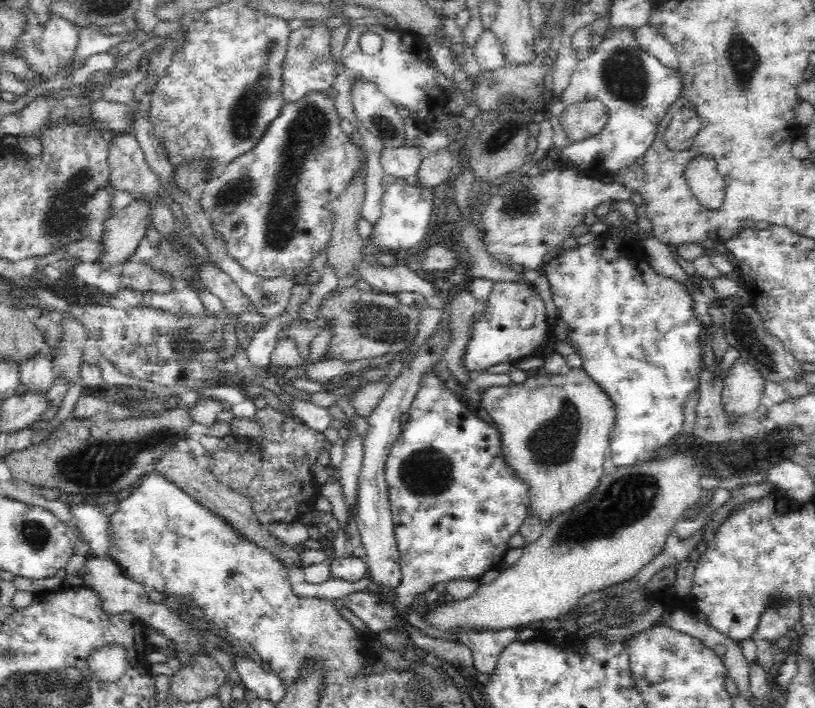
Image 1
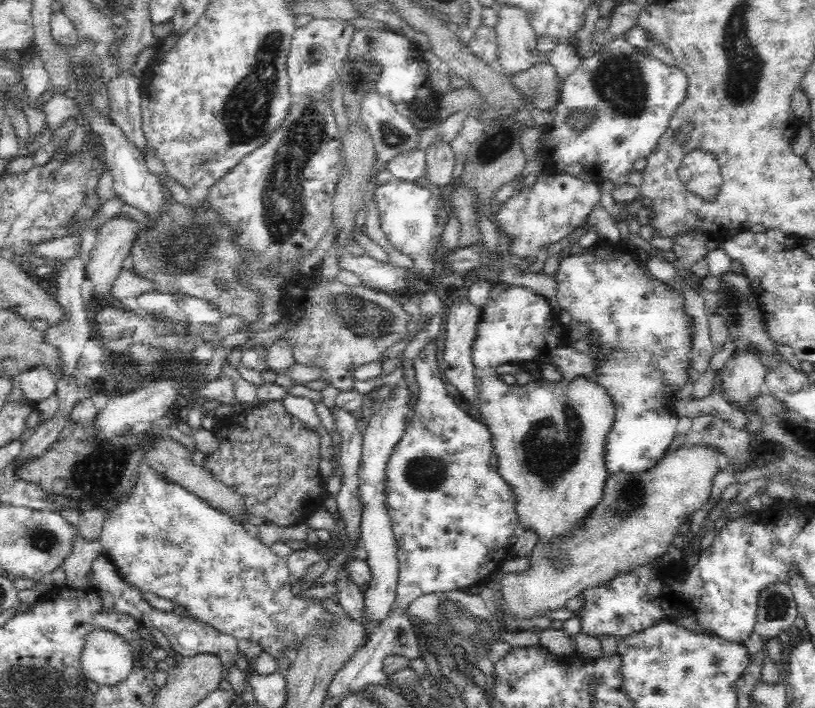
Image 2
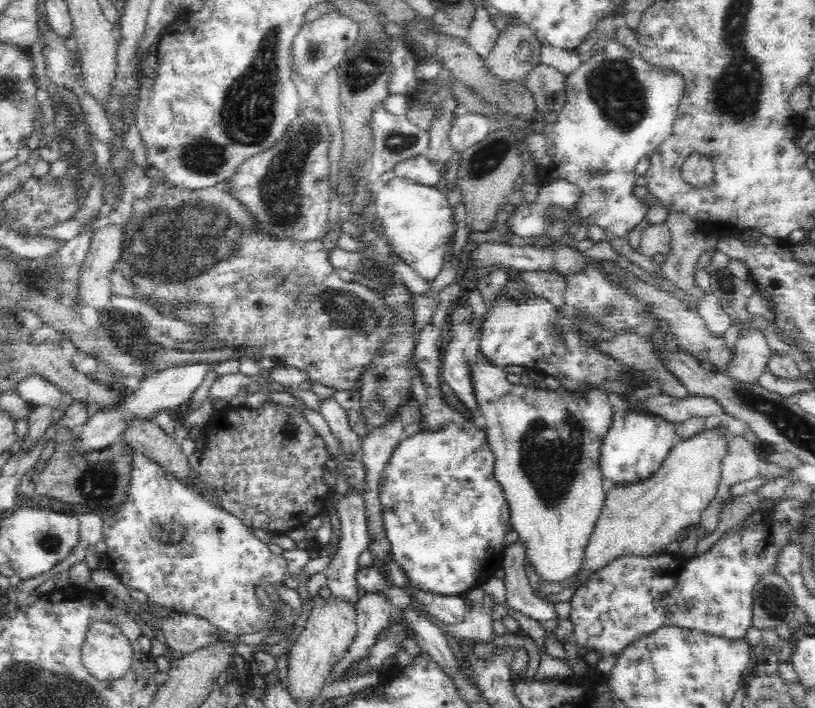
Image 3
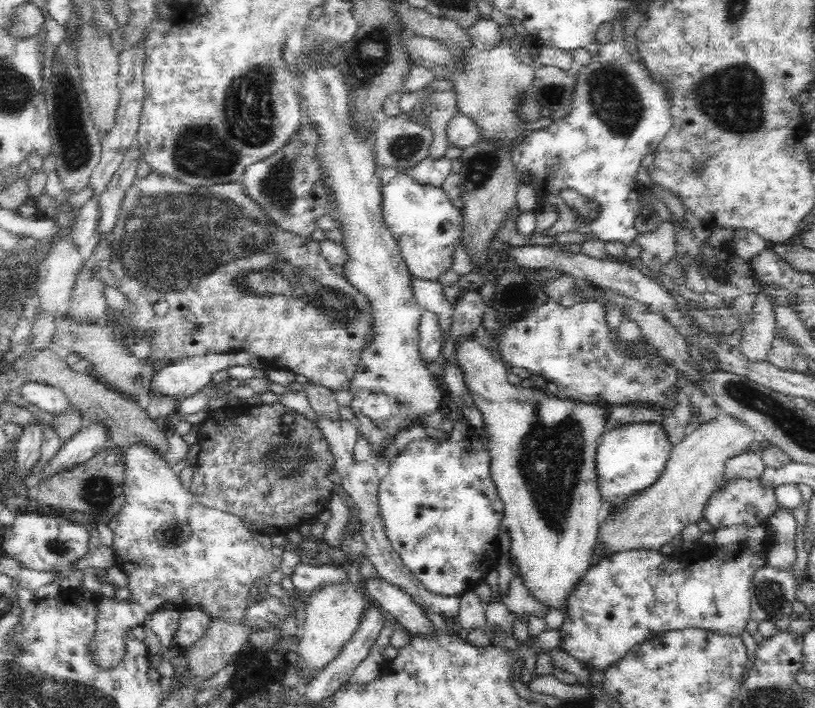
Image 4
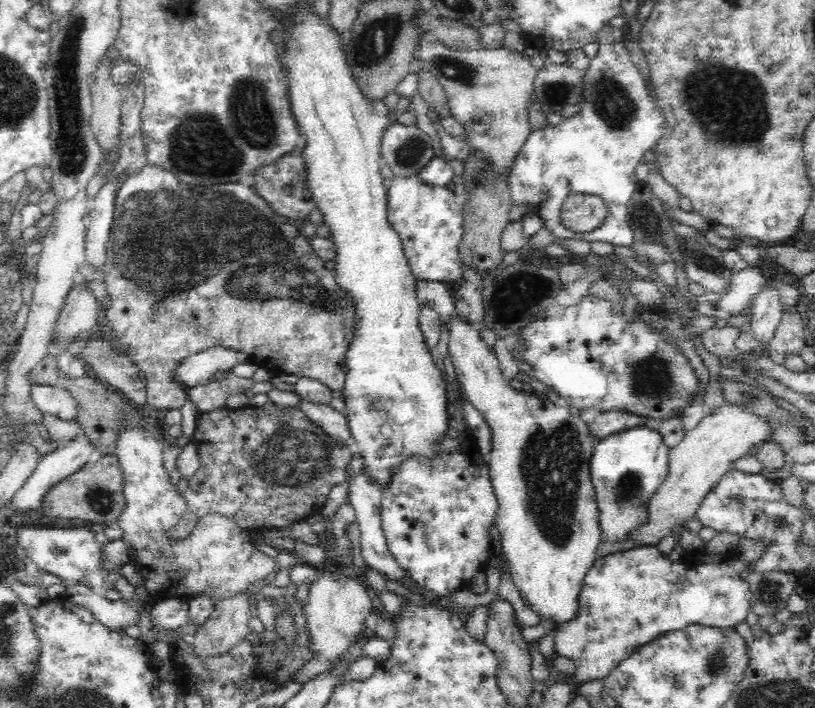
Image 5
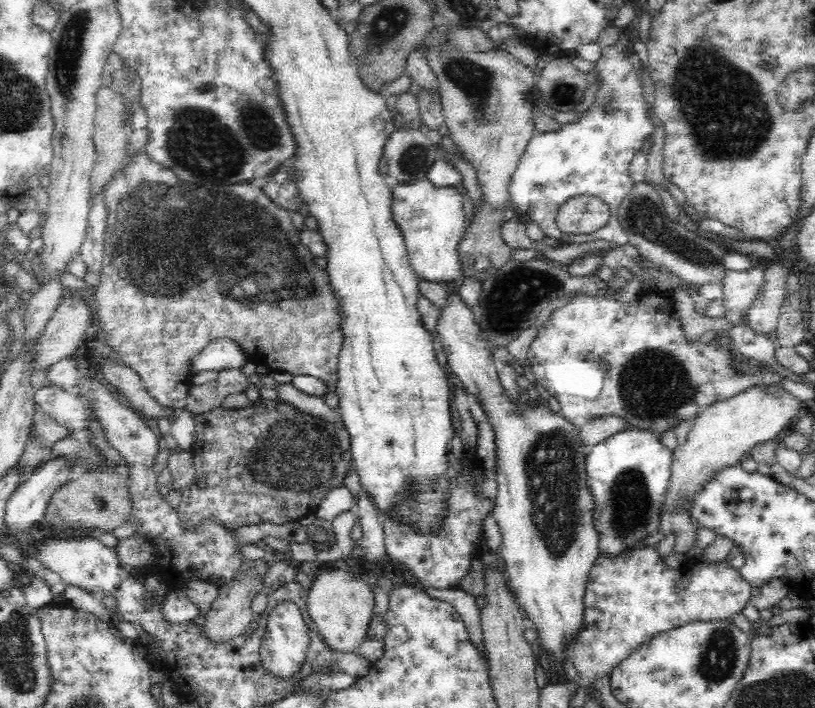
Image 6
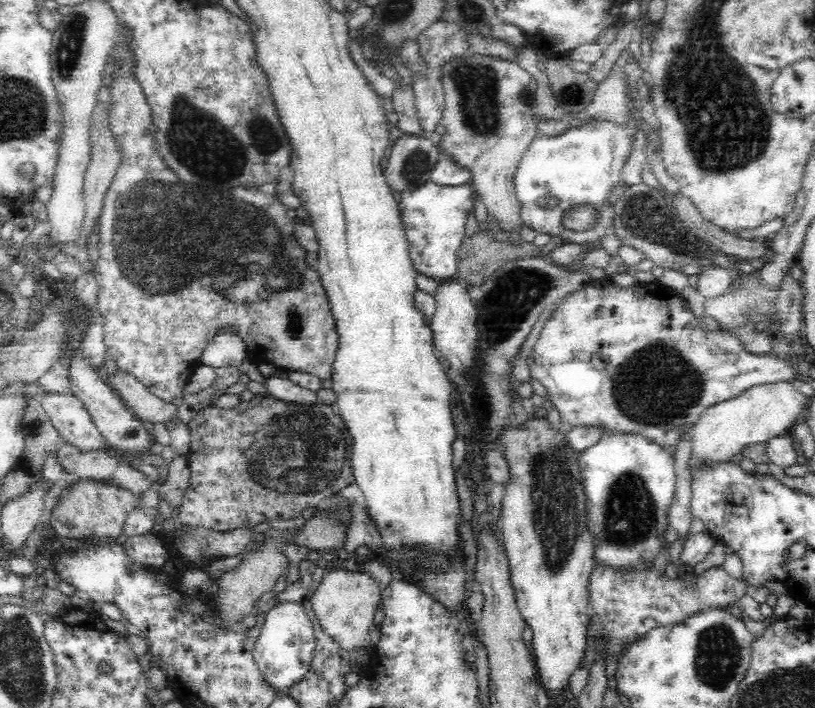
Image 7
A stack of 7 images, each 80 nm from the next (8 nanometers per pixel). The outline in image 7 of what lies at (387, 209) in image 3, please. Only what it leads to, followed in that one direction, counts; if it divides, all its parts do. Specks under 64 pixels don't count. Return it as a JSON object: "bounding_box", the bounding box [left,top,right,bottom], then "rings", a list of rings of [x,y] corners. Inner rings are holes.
{"bounding_box":[398,180,476,280],"rings":[[[428,180],[424,186],[412,192],[404,192],[398,200],[400,217],[404,224],[405,239],[409,246],[409,257],[420,274],[436,280],[447,280],[457,276],[457,252],[465,236],[464,226],[476,208],[476,192],[472,186],[440,186]]]}

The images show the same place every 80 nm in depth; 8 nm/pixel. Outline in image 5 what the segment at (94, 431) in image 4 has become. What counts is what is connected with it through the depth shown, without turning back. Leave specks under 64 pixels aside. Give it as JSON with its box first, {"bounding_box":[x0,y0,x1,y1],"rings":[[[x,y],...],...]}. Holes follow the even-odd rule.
{"bounding_box":[12,436,99,512],"rings":[[[86,436],[82,438],[70,439],[66,443],[62,443],[53,451],[40,458],[37,467],[31,472],[28,480],[17,490],[17,493],[13,496],[12,506],[16,508],[16,512],[30,512],[30,510],[40,510],[42,504],[42,496],[50,490],[52,484],[56,484],[58,480],[66,478],[66,476],[72,476],[74,472],[78,472],[81,468],[86,467],[86,464],[90,464],[97,459],[99,452],[90,439]]]}

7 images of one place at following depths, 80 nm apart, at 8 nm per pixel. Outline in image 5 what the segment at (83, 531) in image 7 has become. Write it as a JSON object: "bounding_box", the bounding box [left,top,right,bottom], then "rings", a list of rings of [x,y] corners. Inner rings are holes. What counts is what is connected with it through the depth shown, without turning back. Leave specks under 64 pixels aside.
{"bounding_box":[40,454,124,524],"rings":[[[116,454],[97,455],[97,459],[86,467],[66,476],[50,486],[50,490],[42,496],[40,510],[50,518],[74,518],[97,524],[111,524],[124,511],[123,472]]]}

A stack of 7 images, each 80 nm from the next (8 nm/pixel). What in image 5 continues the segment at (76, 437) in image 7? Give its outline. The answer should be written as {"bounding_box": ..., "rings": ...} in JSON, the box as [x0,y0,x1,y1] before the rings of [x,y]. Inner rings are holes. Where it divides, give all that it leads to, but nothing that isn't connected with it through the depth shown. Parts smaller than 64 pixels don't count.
{"bounding_box":[28,384,76,421],"rings":[[[31,384],[28,393],[30,393],[30,401],[43,416],[53,415],[57,421],[76,419],[76,401],[63,388]]]}

